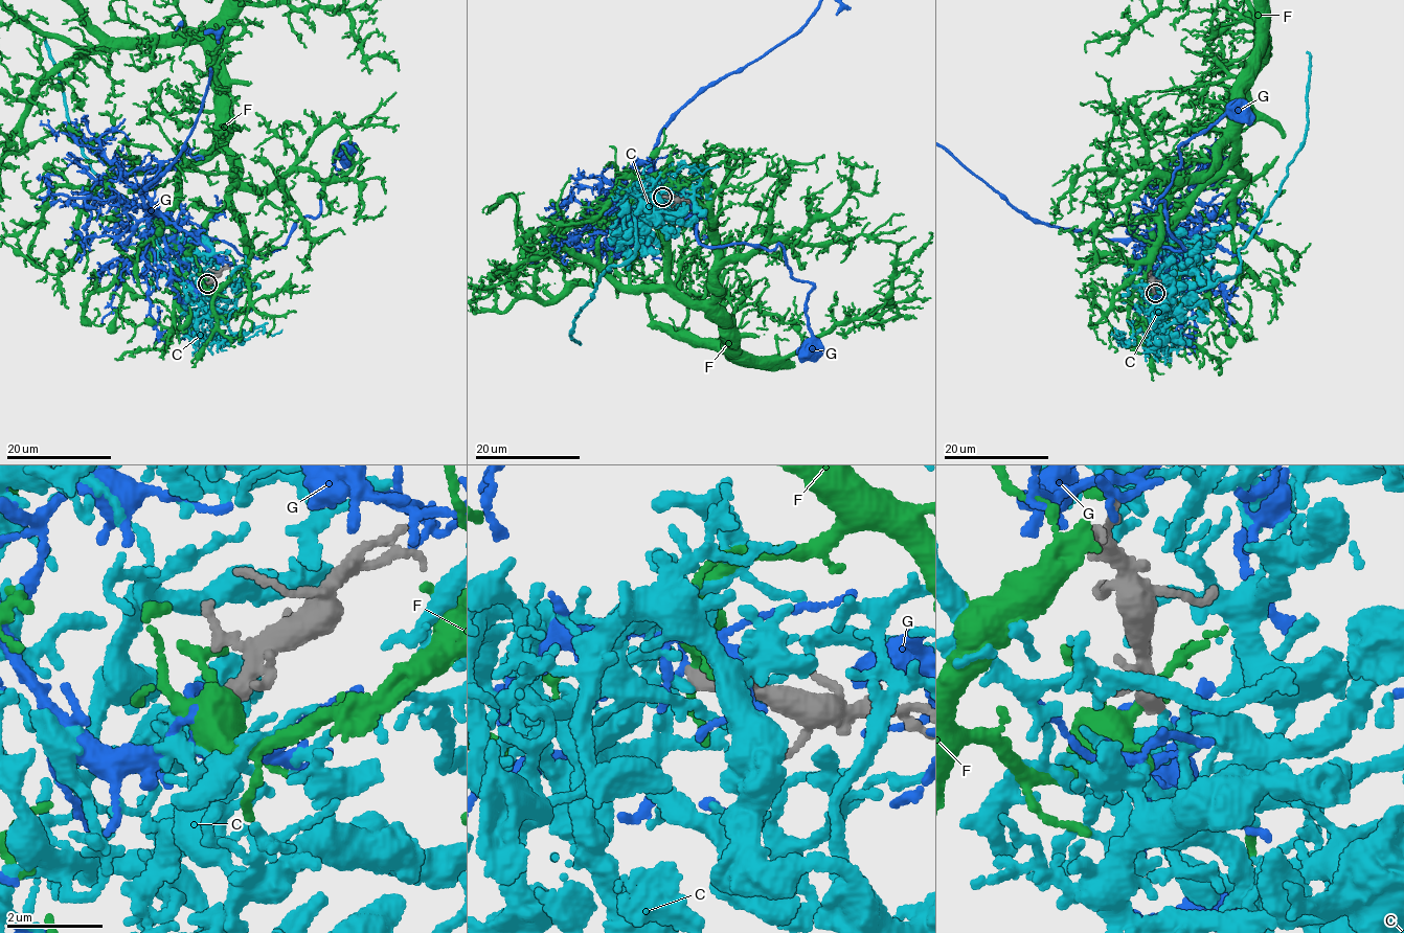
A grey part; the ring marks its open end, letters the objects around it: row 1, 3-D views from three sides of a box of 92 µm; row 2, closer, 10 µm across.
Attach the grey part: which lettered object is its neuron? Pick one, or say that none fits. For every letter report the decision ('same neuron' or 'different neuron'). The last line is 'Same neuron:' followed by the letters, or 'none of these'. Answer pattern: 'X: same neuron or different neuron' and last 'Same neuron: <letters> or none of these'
C: same neuron
F: different neuron
G: different neuron
Same neuron: C

